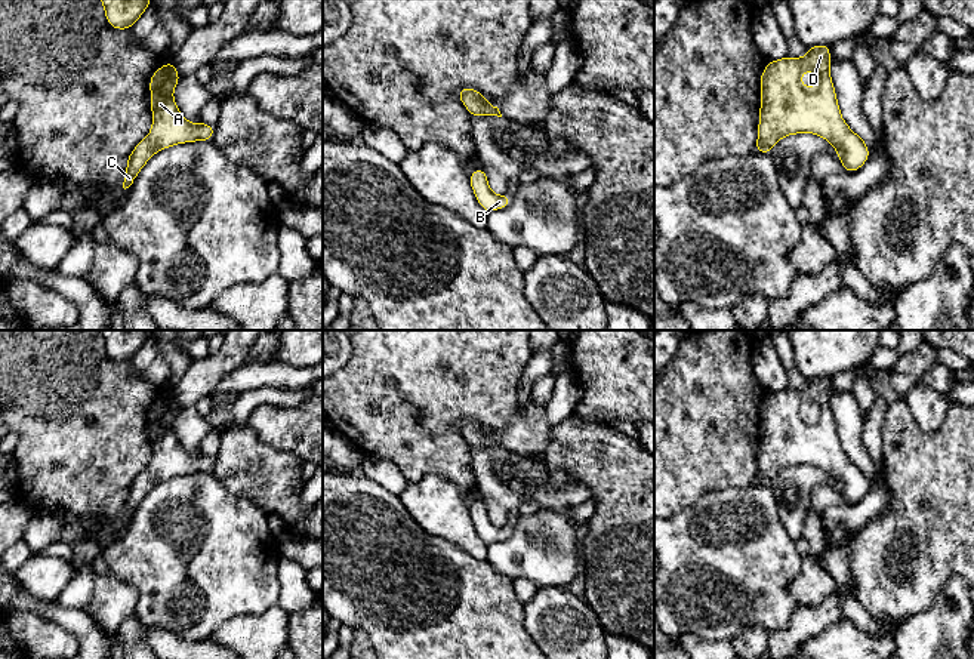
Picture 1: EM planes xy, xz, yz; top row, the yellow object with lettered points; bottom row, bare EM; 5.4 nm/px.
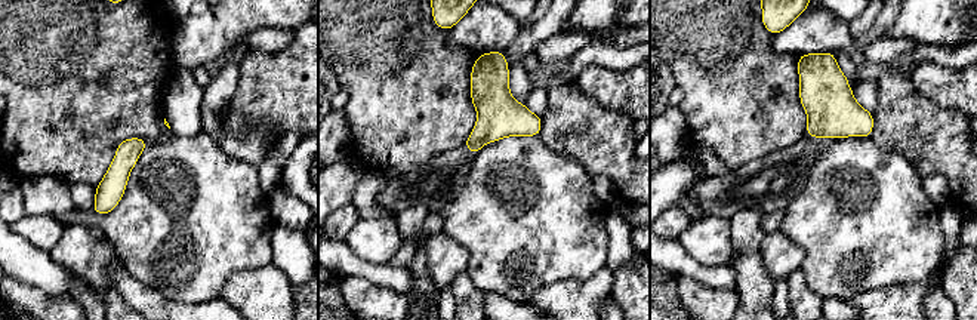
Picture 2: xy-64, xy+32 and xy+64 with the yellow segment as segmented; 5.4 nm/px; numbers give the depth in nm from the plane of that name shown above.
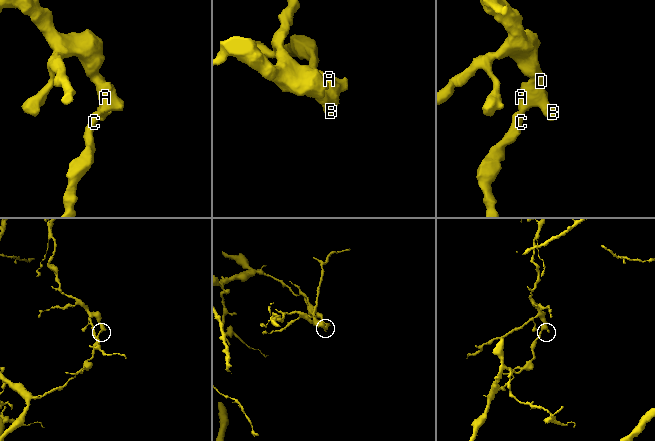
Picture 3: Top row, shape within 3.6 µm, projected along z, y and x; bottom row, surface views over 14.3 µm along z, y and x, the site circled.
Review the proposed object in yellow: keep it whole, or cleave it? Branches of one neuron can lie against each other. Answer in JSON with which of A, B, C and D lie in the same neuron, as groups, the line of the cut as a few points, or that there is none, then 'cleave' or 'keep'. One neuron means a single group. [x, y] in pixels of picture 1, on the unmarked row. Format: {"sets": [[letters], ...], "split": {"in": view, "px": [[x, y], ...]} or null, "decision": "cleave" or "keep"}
{"sets": [["A", "B", "C", "D"]], "split": null, "decision": "keep"}

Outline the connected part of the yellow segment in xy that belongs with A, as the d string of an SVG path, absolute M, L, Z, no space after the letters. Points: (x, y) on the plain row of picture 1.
M173 392L161 397L150 409L152 458L145 471L142 471L127 489L123 520L129 520L147 493L172 477L212 472L215 459L203 453L189 455L173 432L173 422L181 412Z

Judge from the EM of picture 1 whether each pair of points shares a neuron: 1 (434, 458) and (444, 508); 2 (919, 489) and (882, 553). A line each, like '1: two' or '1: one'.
1: two
2: one

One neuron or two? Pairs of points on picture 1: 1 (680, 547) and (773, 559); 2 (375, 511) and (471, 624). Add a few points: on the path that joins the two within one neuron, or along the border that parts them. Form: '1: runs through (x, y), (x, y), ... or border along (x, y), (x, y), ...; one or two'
1: runs through (703, 551), (714, 559), (749, 559); one
2: runs through (391, 539), (432, 581), (443, 597); one

